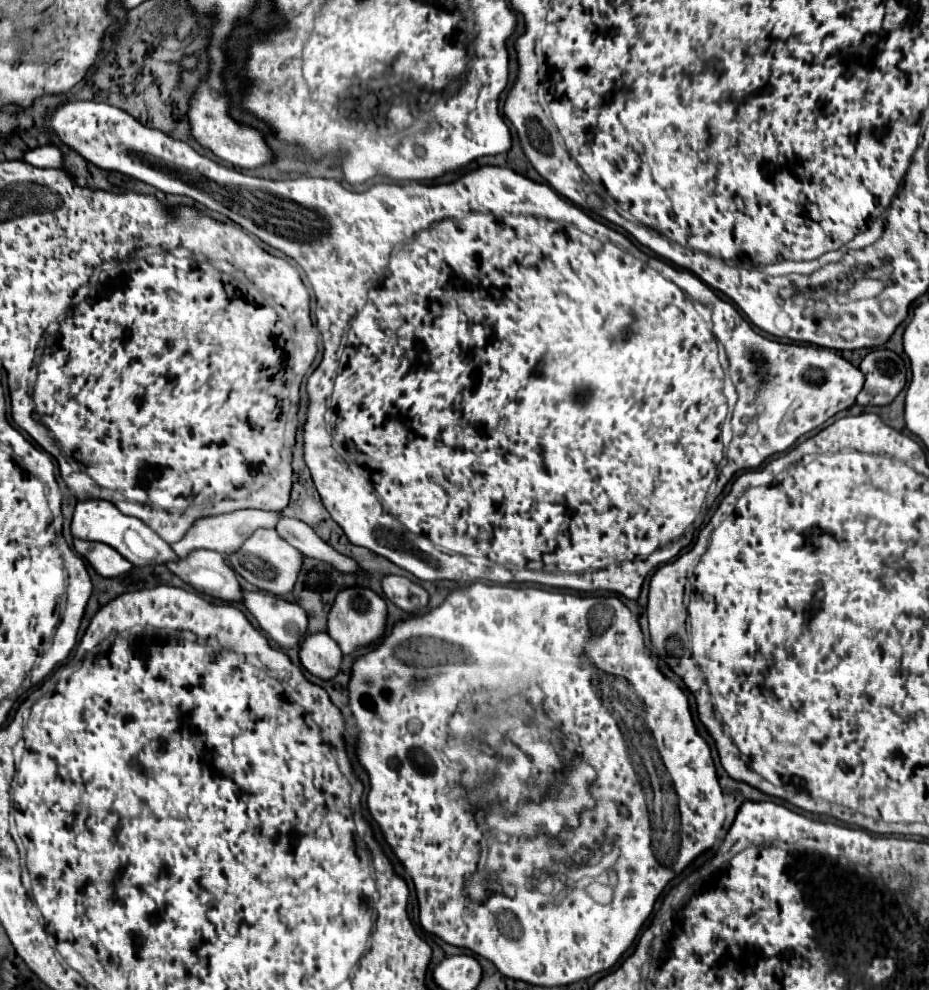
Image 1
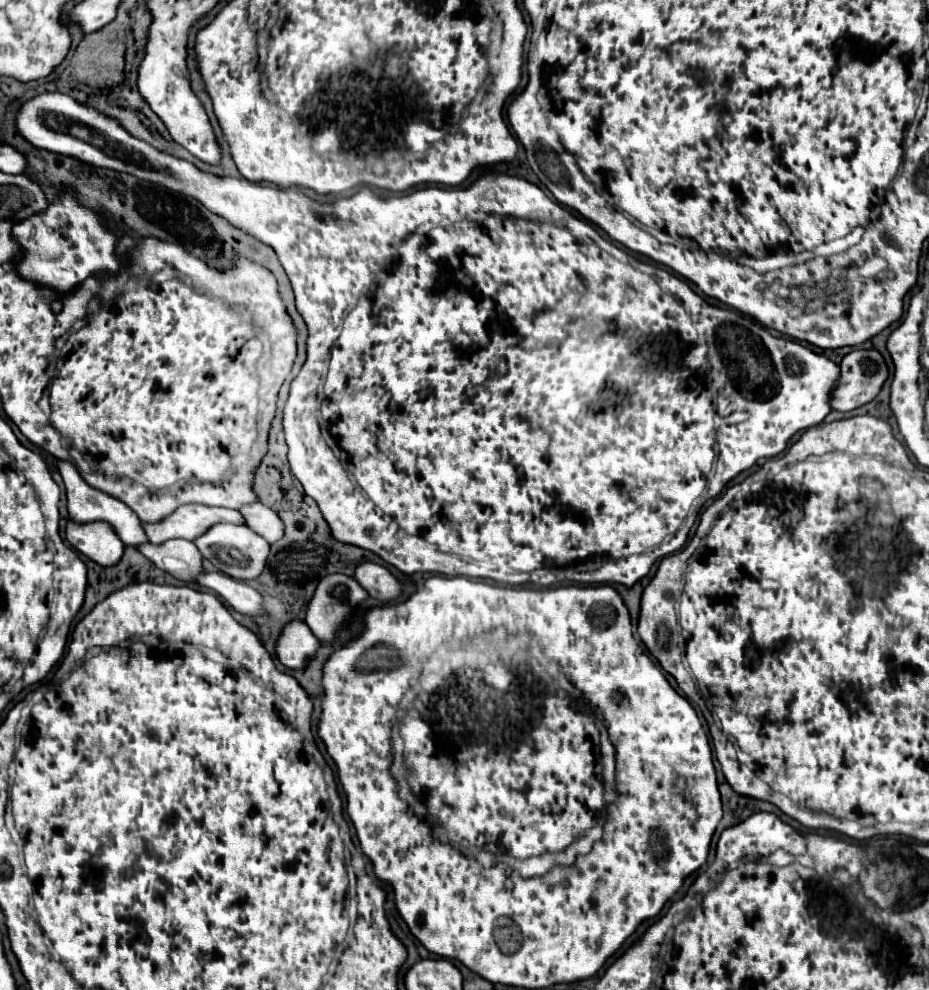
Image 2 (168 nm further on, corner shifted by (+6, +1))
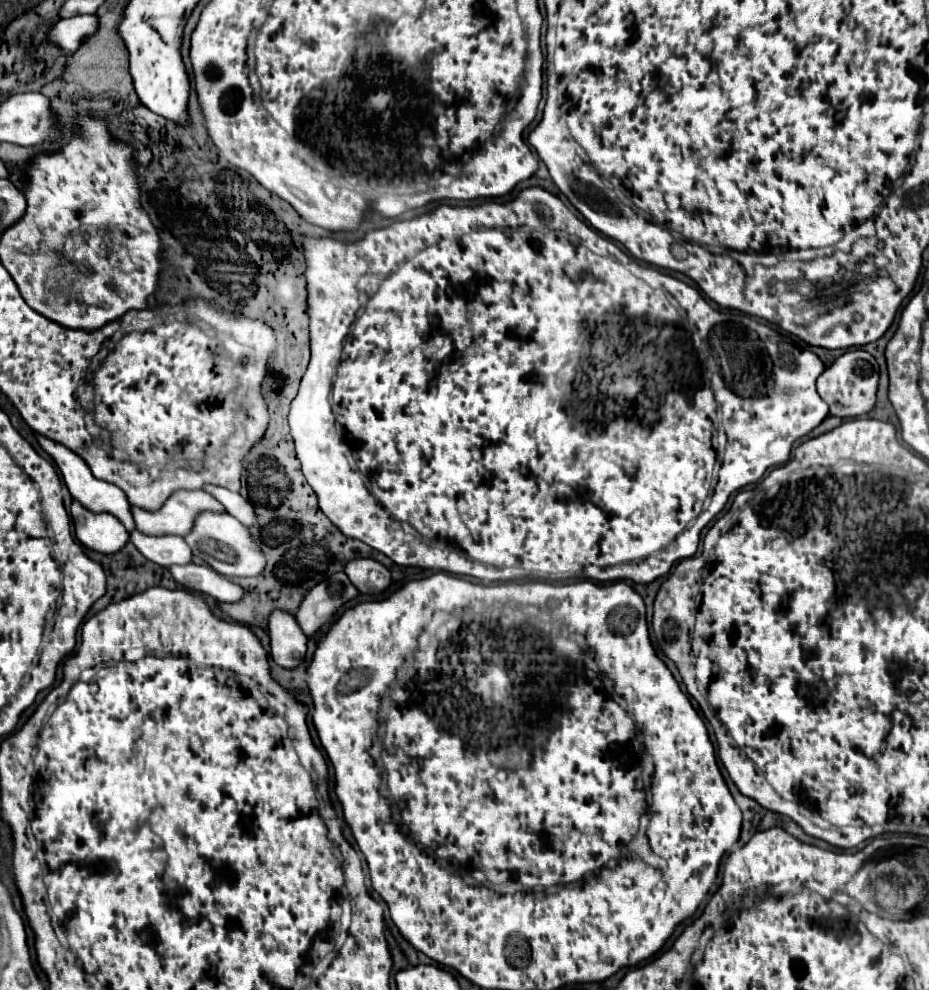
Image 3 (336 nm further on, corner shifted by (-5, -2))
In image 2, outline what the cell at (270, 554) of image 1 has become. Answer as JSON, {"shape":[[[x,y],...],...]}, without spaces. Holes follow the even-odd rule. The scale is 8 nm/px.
{"shape":[[[233,523],[211,525],[203,535],[193,539],[193,543],[197,545],[203,559],[209,559],[221,573],[225,573],[233,579],[259,577],[265,567],[267,555],[269,555],[269,543],[261,535],[255,535],[255,531],[251,531],[245,525],[233,525]]]}

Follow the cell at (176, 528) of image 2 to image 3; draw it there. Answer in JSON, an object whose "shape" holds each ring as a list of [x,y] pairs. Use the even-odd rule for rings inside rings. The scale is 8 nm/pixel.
{"shape":[[[178,490],[174,496],[166,500],[162,510],[146,512],[132,506],[132,514],[136,520],[136,528],[148,536],[182,536],[190,534],[194,528],[194,520],[202,512],[224,514],[224,506],[204,490]]]}

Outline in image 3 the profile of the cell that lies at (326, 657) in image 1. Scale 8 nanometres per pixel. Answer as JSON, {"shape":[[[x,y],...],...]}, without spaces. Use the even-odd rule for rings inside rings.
{"shape":[[[276,610],[274,614],[270,614],[268,634],[270,634],[270,646],[272,646],[270,656],[278,666],[296,668],[304,662],[308,636],[302,632],[300,624],[292,614],[286,614],[282,610]]]}

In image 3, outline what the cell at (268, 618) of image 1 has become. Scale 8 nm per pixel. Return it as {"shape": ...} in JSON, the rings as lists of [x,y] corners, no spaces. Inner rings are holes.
{"shape":[[[186,564],[186,566],[170,566],[172,576],[192,592],[202,592],[206,596],[216,598],[218,602],[240,602],[244,598],[244,588],[214,572],[208,566]]]}

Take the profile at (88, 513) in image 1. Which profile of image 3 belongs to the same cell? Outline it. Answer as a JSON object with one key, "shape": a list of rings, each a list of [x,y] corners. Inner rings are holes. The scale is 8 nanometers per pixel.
{"shape":[[[36,434],[36,438],[38,438],[40,446],[42,446],[42,448],[54,458],[54,462],[58,464],[60,474],[62,474],[62,478],[64,478],[64,482],[66,482],[66,486],[68,486],[68,490],[70,490],[70,494],[72,494],[74,500],[78,500],[82,506],[86,506],[88,510],[92,510],[92,512],[96,512],[96,514],[108,512],[108,514],[116,516],[116,518],[124,524],[124,528],[126,528],[128,532],[134,532],[134,530],[136,530],[134,518],[132,518],[132,506],[130,506],[126,494],[124,494],[118,486],[94,478],[94,474],[90,472],[88,464],[86,464],[78,454],[74,454],[72,450],[68,450],[66,446],[62,446],[62,444],[58,444],[58,442],[52,442],[52,440],[48,440],[48,438],[44,438],[44,436],[38,436],[38,434]]]}

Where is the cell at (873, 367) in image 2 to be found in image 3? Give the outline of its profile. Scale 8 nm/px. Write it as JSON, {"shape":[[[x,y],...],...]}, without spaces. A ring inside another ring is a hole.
{"shape":[[[850,350],[842,354],[832,366],[828,366],[826,372],[818,378],[818,394],[830,406],[832,416],[856,418],[868,414],[874,408],[878,380],[880,380],[880,366],[876,358],[866,350]]]}

